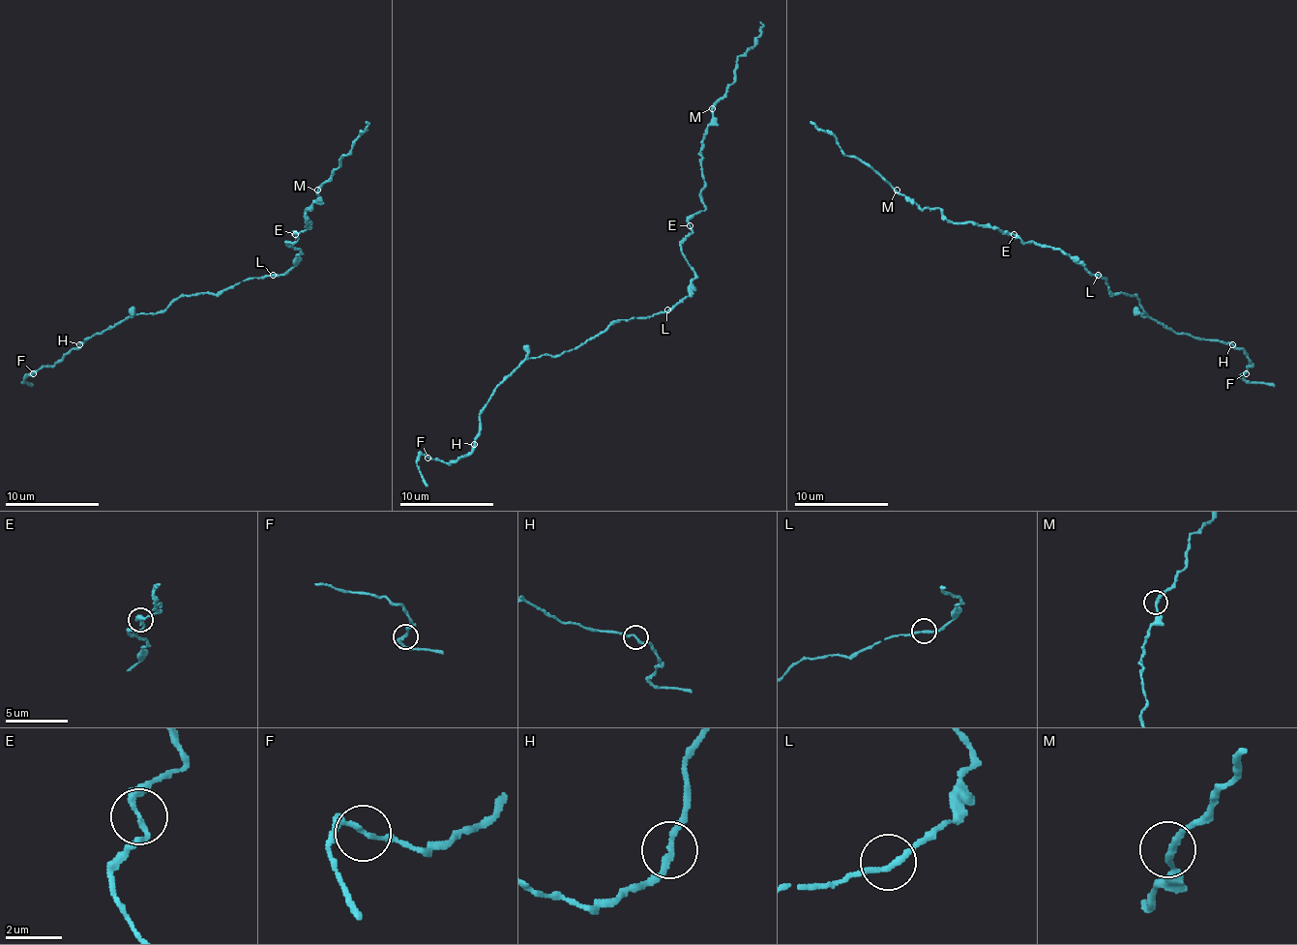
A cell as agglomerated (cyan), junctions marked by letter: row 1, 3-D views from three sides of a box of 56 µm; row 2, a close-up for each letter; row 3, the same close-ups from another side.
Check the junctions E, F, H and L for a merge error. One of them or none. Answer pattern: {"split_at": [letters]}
{"split_at": []}

